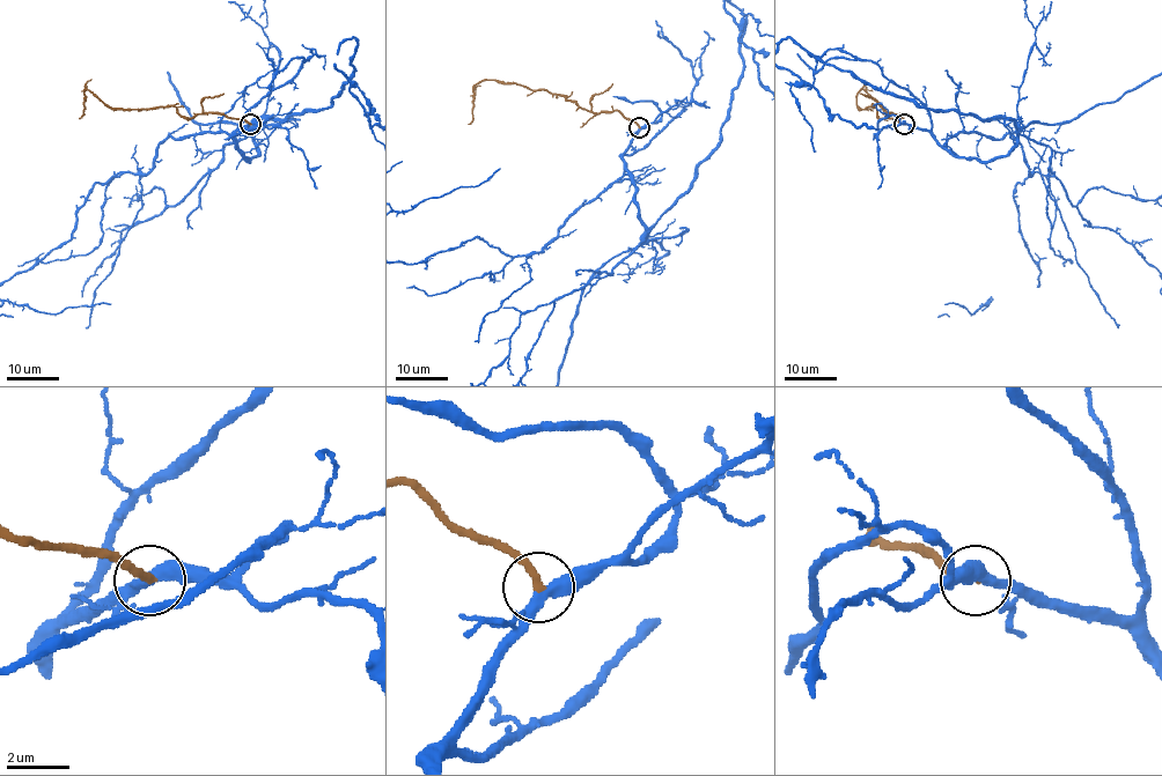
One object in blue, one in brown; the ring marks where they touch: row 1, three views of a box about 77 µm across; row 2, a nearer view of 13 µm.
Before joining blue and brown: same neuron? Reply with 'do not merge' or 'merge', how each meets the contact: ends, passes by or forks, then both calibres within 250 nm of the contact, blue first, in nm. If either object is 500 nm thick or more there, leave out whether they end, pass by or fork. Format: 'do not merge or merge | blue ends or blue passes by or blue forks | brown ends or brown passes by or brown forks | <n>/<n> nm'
merge | blue passes by | brown ends | 360/240 nm

